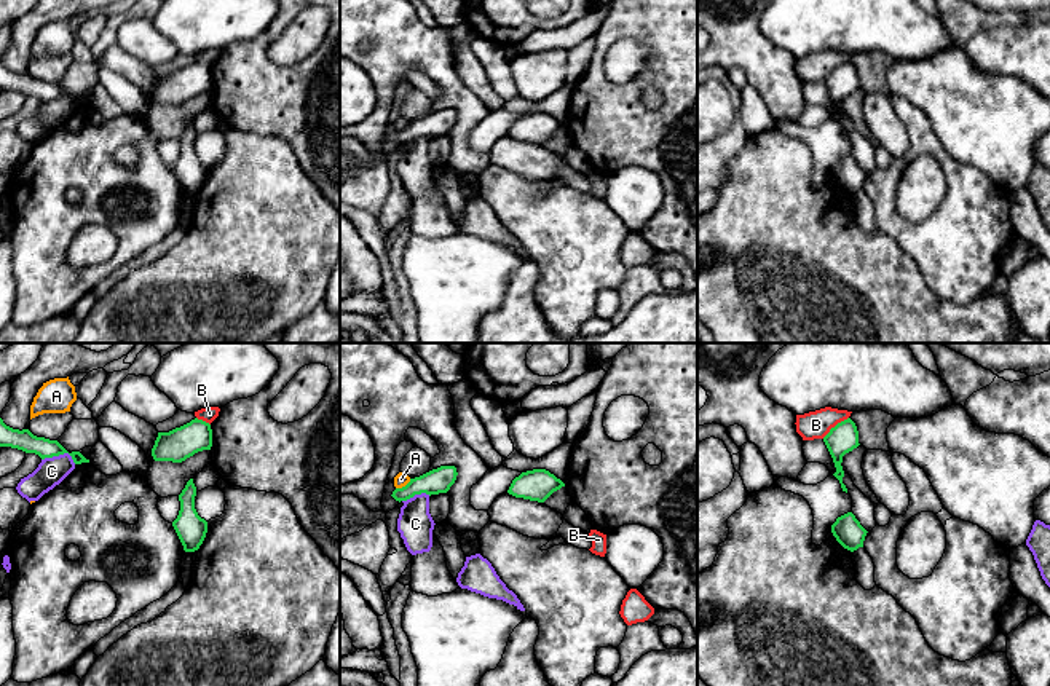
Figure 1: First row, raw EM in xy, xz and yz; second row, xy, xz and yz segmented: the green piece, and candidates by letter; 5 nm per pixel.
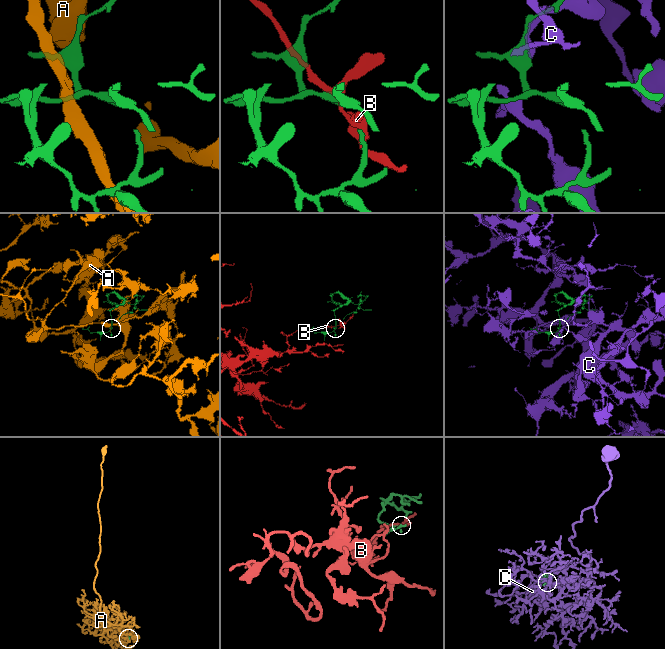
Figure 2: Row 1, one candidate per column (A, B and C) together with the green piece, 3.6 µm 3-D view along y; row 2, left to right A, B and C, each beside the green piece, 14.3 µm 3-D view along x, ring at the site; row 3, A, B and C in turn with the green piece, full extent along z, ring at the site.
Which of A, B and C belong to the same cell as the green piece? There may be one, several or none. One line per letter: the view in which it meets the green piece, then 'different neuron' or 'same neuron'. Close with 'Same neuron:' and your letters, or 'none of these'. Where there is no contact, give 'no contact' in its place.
A: contact in xz; different neuron
B: contact in yz; different neuron
C: contact in xy; different neuron
Same neuron: none of these

